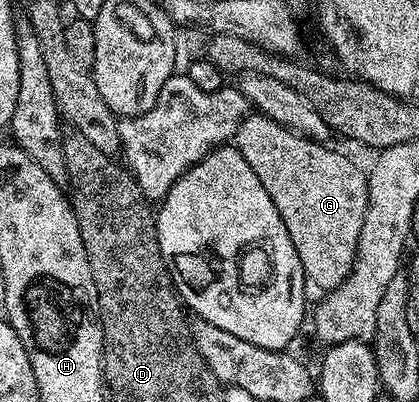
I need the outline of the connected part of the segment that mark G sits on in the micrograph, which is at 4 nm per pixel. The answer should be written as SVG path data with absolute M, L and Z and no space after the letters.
M251 114L242 121L233 143L280 210L307 281L321 290L339 288L354 268L368 206L367 173L348 157L326 148L330 146L308 140L261 114Z

